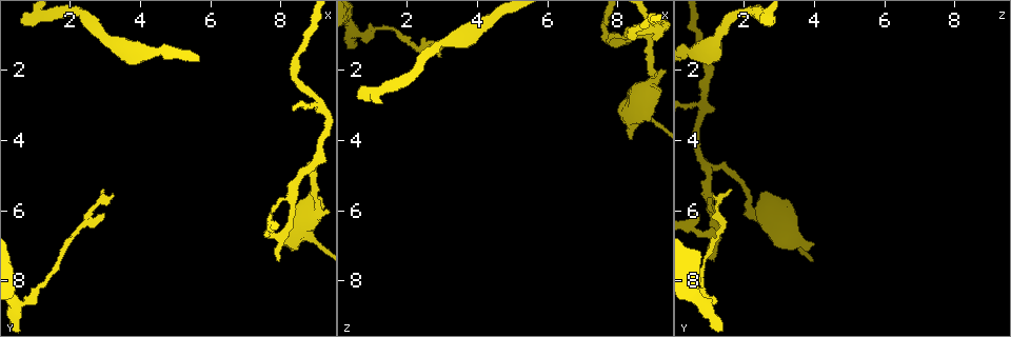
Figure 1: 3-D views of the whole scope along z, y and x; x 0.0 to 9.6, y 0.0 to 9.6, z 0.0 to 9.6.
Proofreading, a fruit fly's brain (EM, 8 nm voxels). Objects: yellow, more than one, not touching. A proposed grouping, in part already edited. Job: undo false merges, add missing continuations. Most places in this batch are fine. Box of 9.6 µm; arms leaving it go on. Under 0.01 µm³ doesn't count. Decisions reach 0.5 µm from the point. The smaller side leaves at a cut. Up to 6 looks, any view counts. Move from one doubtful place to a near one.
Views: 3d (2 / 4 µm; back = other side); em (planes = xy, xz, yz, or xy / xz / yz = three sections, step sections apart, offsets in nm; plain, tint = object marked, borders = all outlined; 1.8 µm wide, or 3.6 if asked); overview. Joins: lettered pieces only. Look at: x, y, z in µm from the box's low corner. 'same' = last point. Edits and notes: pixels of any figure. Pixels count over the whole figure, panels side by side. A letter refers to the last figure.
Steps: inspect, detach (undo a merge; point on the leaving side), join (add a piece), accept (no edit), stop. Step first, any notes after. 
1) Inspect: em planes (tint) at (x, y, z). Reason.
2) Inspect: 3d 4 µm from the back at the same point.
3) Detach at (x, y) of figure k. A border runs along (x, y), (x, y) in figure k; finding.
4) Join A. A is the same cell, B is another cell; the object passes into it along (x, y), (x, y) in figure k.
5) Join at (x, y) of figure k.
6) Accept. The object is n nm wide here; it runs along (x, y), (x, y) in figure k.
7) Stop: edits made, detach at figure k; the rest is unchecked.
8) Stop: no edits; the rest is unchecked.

Inspect: em yz step 16 (tint) at (8.90, 4.75, 1.00). A fork.

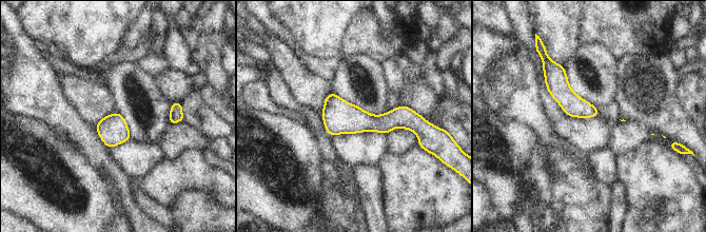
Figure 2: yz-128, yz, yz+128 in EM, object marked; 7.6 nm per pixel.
Inspect: em planes (borders) at the same point.

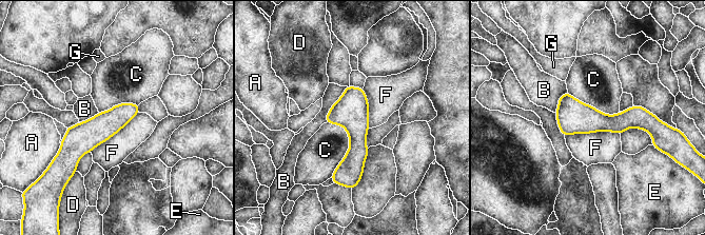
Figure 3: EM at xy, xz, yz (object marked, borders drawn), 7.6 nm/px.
Accept. A, B, C, D, E, F and G are other cells; it runs along (559, 111), (595, 121), (651, 123) in figure 3; all the same neuron.

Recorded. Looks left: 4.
Inspect: em planes (borders) at (8.35, 7.05, 3.95). Branch stops here.

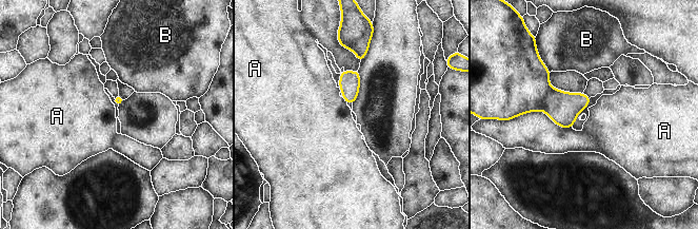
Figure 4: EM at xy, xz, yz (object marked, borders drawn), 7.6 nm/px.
Accept. A and B are other cells; a border runs along (515, 116), (543, 111), (572, 128) in figure 4; no lettered piece goes on from it.

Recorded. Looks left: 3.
Inspect: em planes (tint) at (0.70, 0.65, 2.40). Free end.

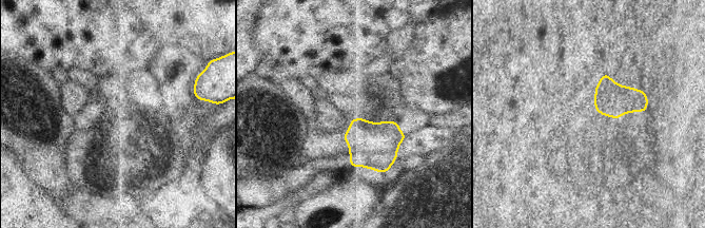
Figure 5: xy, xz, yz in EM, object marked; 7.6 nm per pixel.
Inspect: em planes (borders) at the same point.

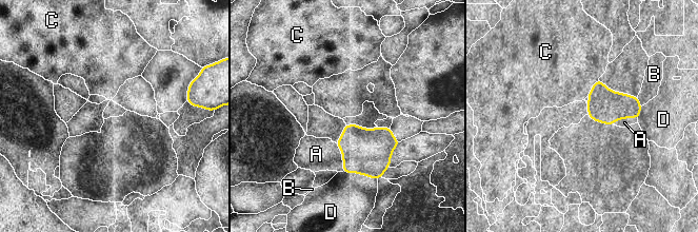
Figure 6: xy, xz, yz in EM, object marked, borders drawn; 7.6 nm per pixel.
Join A. A is the same cell, B, C and D are other cells; the object passes into it along (367, 152), (342, 157), (316, 154) in figure 6; the neuron continues.

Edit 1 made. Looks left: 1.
Stop: edits made, join at figure 6; the rest is unchecked.

